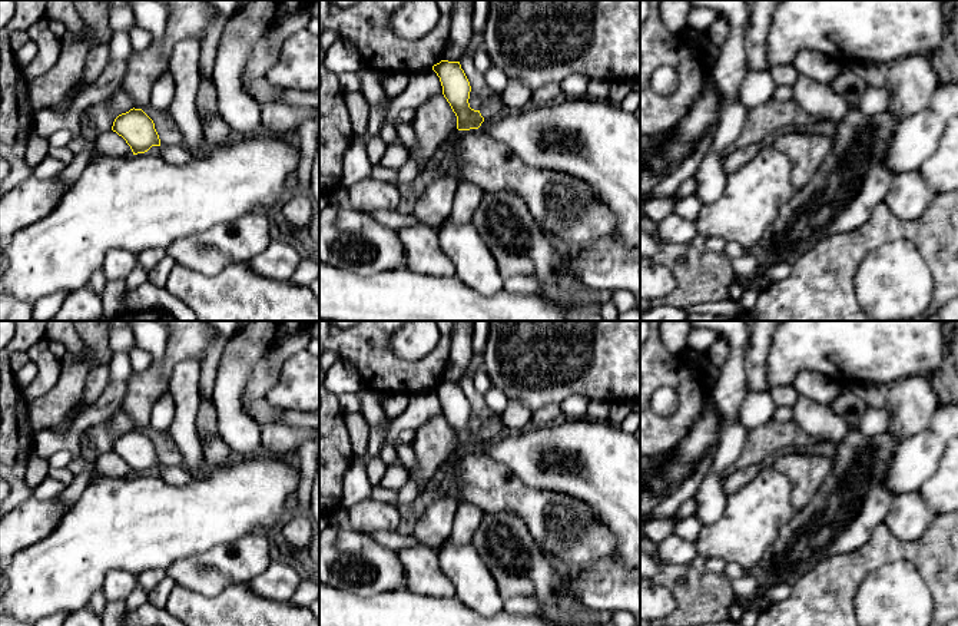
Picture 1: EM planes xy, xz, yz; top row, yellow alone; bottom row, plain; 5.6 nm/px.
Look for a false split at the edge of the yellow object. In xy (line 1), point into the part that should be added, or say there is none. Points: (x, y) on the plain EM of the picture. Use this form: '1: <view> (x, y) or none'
1: none

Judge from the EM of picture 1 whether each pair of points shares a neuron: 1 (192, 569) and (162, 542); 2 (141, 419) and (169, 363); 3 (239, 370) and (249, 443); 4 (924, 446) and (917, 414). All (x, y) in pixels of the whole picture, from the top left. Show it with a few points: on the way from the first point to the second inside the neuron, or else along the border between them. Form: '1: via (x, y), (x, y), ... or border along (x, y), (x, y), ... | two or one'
1: border along (212, 547), (179, 557), (165, 569) | two
2: via (141, 404), (142, 391), (156, 377) | one
3: via (232, 388), (232, 421), (235, 424) | one
4: border along (940, 404), (931, 421), (921, 431), (901, 441) | two

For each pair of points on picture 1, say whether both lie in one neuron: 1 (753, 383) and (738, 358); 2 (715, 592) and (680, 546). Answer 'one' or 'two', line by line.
1: two
2: two

